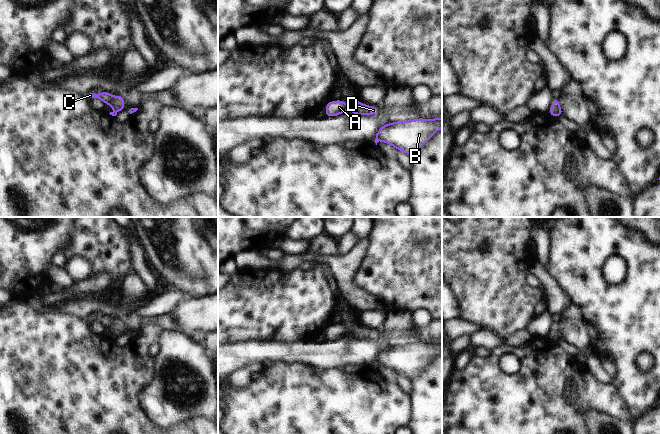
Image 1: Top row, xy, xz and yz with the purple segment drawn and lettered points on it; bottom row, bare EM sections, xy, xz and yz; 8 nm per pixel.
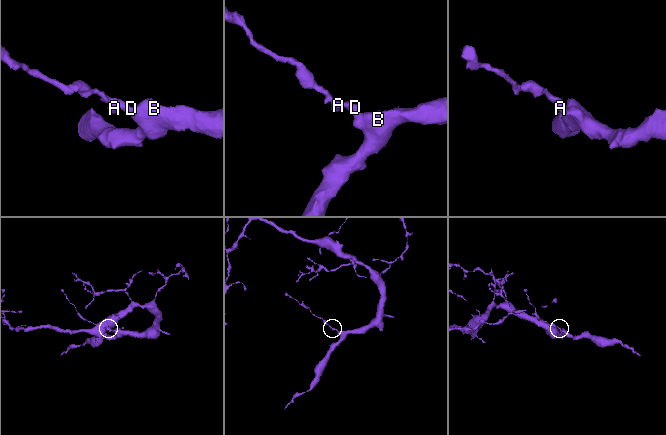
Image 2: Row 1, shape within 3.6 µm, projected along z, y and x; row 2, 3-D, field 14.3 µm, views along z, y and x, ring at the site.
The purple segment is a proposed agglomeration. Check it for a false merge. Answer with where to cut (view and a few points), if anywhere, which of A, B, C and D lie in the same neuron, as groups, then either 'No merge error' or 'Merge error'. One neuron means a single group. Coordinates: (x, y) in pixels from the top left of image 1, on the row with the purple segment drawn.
No split. Groups: A B C D. No merge error.

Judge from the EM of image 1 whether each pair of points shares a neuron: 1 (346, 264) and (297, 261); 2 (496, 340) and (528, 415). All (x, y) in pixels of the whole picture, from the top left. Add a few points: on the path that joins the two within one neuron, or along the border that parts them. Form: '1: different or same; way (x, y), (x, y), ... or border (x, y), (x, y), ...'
1: same; way (334, 261), (324, 258), (309, 258)
2: different; border (521, 346), (498, 345), (491, 352)

